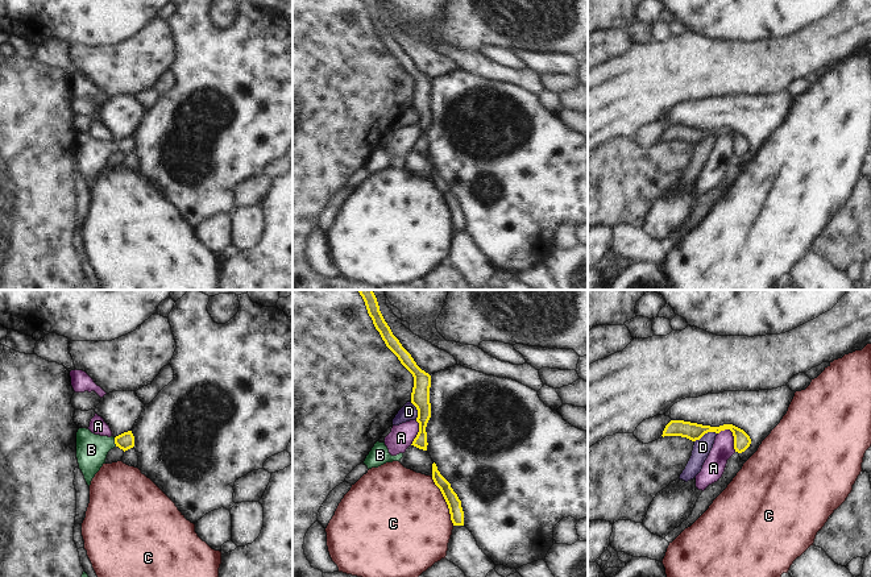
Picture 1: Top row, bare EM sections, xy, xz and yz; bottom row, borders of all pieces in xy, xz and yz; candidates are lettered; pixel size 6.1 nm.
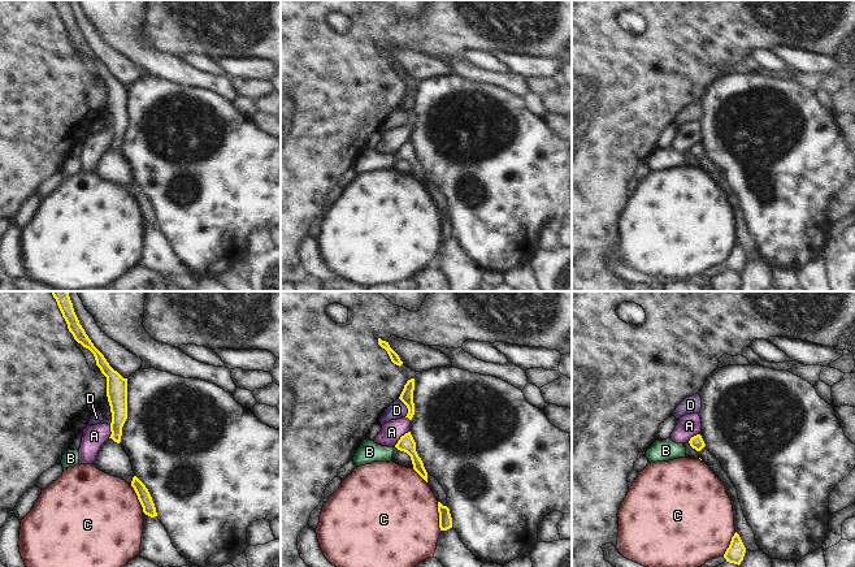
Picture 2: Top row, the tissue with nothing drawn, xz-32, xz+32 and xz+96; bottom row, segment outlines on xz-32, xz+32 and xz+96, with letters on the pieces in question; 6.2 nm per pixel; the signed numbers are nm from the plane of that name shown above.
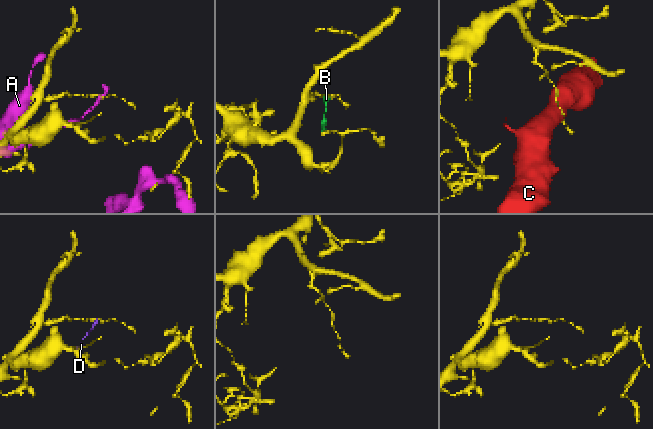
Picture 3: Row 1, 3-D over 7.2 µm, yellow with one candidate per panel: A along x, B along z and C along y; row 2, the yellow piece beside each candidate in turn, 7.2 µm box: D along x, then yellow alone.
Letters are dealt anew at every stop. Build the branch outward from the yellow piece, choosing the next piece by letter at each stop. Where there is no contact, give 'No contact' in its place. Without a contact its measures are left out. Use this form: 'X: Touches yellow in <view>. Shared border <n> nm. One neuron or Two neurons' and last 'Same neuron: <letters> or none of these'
A: Touches yellow in yz. Shared border 160 nm. Two neurons
B: Touches yellow in xy. Shared border 60 nm. One neuron
C: Touches yellow in xz. Shared border 320 nm. Two neurons
D: Touches yellow in yz. Shared border 160 nm. Two neurons
Same neuron: B

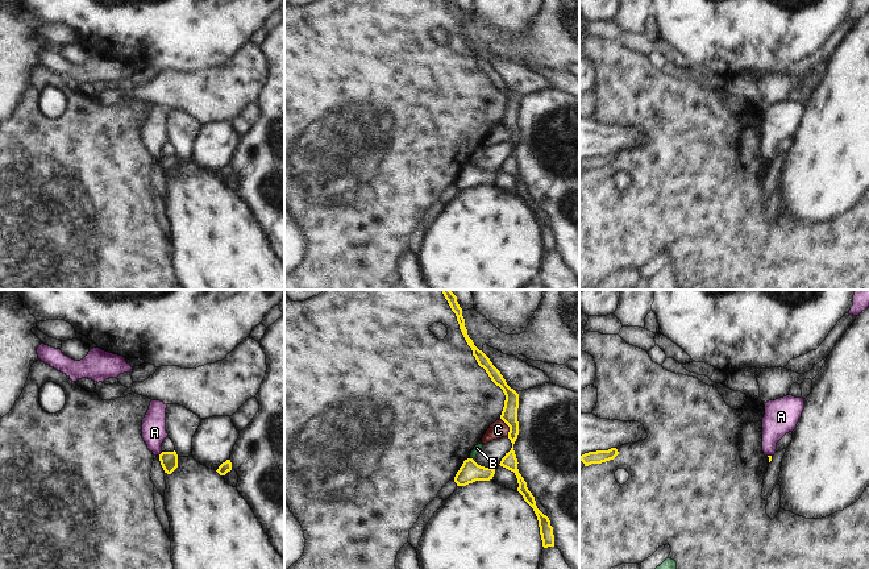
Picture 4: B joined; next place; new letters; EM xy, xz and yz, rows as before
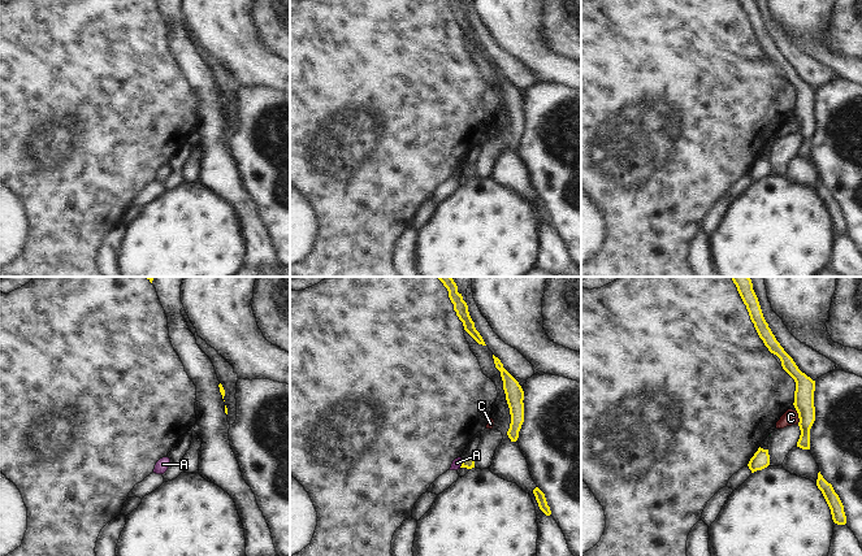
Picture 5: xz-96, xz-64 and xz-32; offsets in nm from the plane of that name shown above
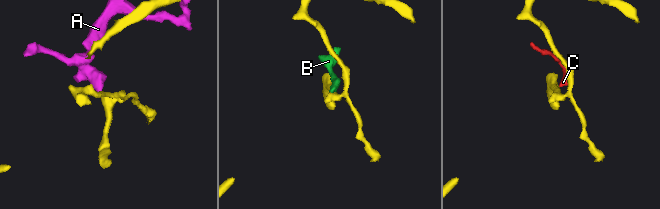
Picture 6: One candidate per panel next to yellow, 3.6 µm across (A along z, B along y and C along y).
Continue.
A: Touches yellow in xy. Shared border 40 nm. Two neurons
B: Touches yellow in xz. Shared border 30 nm. Two neurons
C: Touches yellow in xz. Shared border 130 nm. Two neurons
Same neuron: none of these

